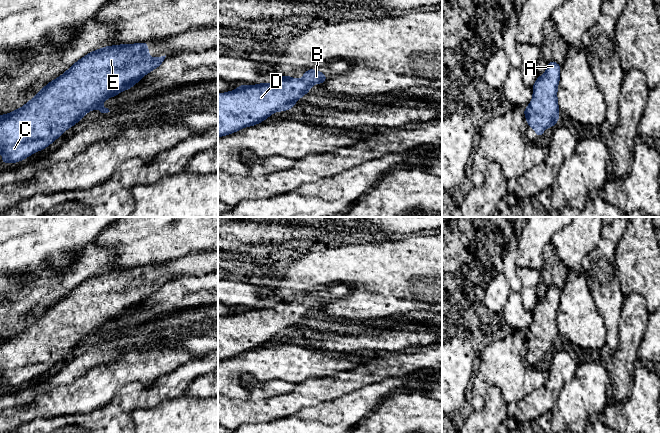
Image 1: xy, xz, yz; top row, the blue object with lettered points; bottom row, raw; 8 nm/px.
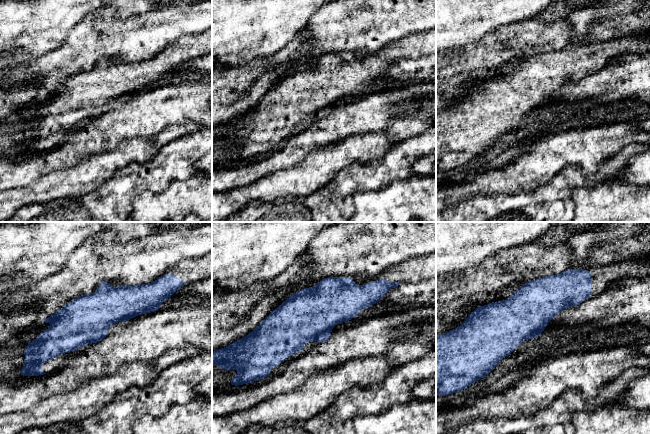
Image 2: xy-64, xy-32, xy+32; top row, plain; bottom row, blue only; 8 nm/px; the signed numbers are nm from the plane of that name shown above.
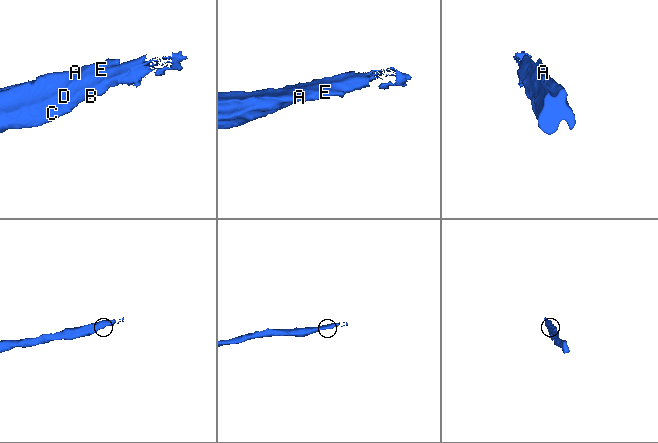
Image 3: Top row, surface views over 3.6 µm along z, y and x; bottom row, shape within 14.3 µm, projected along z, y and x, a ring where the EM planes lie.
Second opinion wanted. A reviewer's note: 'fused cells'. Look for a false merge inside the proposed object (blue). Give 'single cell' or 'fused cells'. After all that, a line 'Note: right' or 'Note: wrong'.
single cell
Note: wrong

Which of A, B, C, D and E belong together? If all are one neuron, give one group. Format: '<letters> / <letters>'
A B C D E

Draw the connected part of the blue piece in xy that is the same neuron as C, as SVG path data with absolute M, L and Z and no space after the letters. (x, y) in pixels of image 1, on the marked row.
M143 42L106 46L81 58L63 75L49 82L23 107L0 115L1 161L4 164L20 162L48 147L93 109L99 109L101 113L110 112L101 104L124 89L130 90L144 75L159 67L166 55L154 59L149 57L148 44Z

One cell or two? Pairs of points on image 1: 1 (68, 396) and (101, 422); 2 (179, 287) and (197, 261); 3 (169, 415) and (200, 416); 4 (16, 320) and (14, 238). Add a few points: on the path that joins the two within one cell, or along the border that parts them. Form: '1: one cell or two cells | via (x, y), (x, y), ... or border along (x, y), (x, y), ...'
1: two cells | border along (110, 400), (90, 413), (70, 413), (67, 415)
2: two cells | border along (207, 272), (201, 275), (186, 275)
3: one cell | via (177, 418), (190, 418), (192, 416)
4: two cells | border along (38, 269), (26, 274), (10, 275)

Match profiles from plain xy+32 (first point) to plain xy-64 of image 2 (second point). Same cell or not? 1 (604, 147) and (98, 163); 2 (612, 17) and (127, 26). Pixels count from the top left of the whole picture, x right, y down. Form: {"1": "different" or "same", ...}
{"1": "same", "2": "same"}

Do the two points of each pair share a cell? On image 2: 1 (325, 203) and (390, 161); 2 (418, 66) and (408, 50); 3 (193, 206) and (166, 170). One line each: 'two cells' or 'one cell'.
1: one cell
2: two cells
3: two cells

